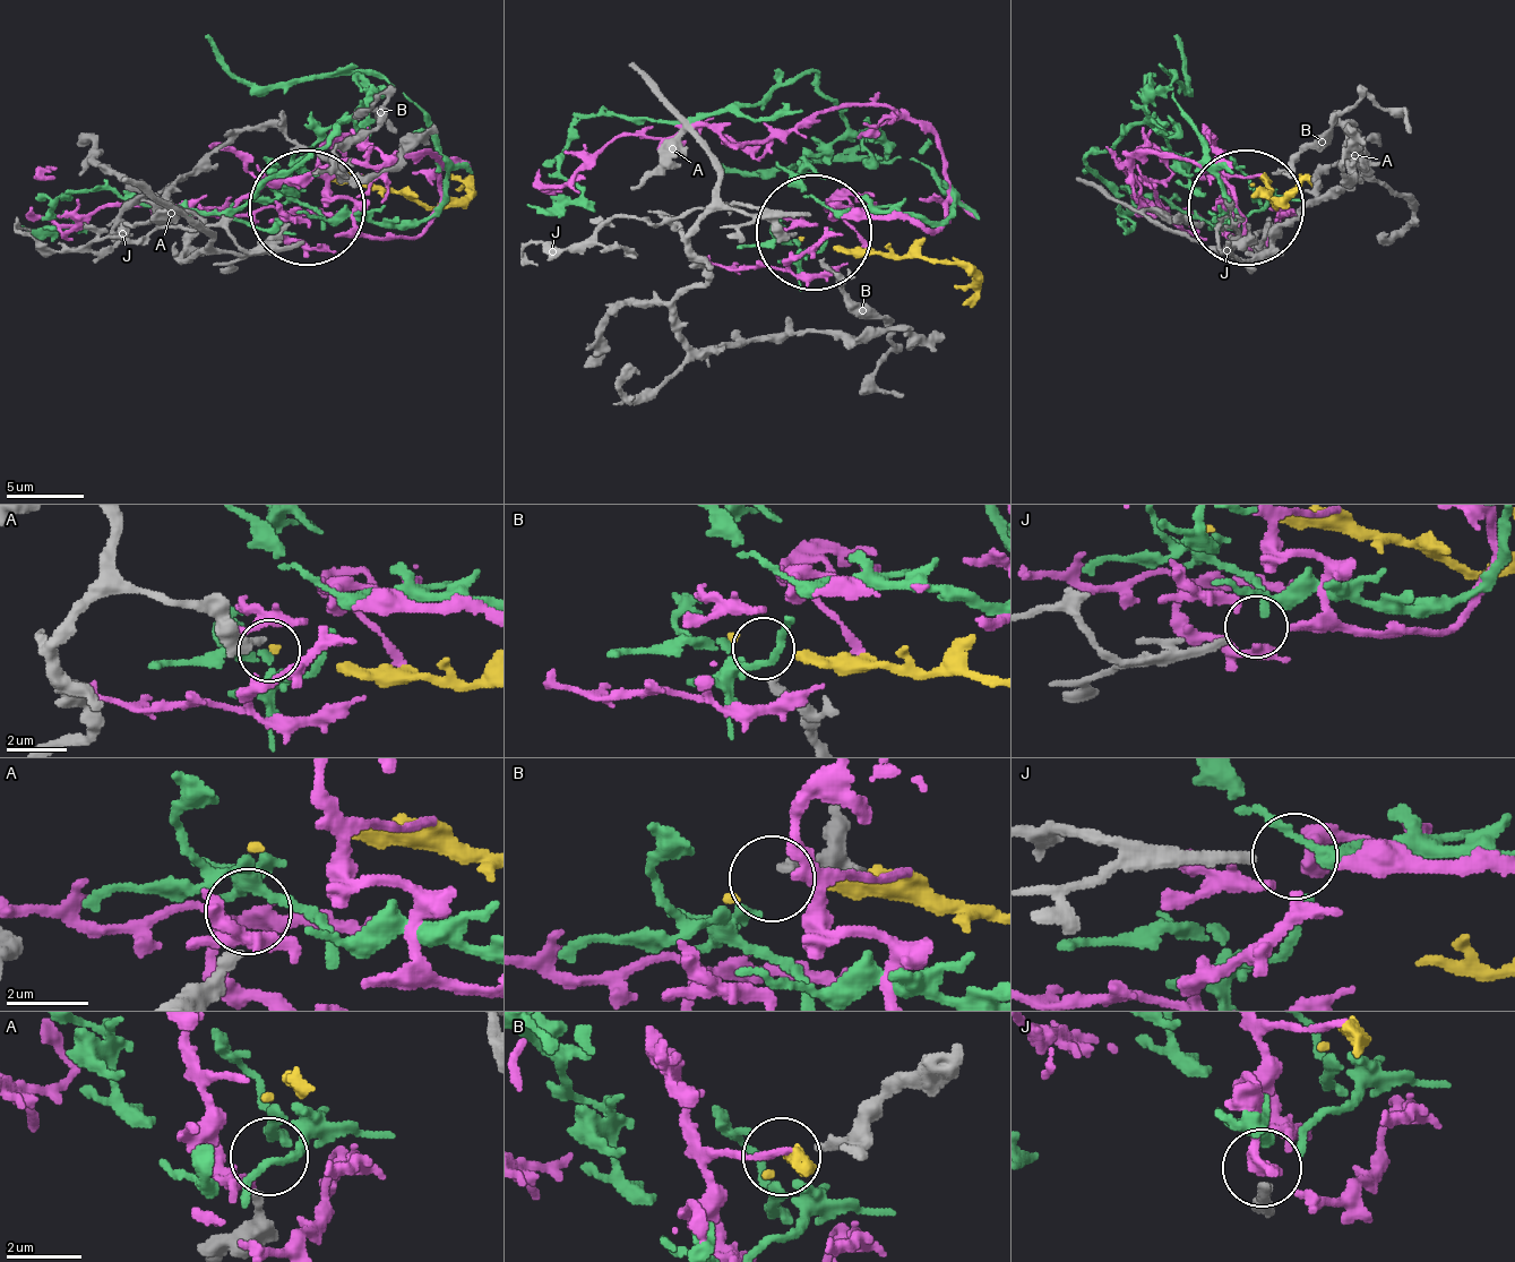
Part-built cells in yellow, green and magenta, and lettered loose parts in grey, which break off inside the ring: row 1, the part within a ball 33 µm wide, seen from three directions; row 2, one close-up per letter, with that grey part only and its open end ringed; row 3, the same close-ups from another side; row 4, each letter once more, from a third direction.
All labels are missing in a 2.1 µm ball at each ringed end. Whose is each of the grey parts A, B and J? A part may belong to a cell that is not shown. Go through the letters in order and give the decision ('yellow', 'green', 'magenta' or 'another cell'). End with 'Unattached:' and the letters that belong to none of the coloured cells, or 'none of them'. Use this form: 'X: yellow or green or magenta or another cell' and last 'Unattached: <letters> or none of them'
A: another cell
B: another cell
J: magenta
Unattached: A, B

